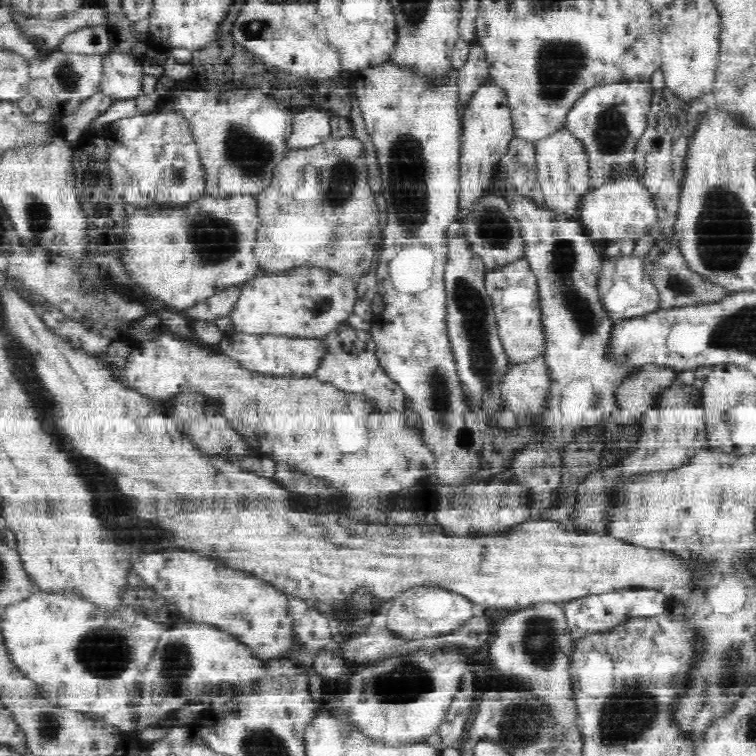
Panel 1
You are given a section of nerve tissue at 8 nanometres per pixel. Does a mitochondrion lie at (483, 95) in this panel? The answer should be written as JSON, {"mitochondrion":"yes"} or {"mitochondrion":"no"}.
{"mitochondrion":"no"}

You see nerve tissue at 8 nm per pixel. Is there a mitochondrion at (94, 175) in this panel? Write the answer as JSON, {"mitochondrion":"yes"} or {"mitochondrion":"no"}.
{"mitochondrion":"no"}

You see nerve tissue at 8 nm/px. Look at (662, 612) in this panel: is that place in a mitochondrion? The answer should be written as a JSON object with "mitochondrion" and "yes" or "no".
{"mitochondrion":"no"}

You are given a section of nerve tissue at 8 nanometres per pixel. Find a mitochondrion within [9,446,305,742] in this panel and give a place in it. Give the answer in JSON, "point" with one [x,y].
{"point":[96,652]}

